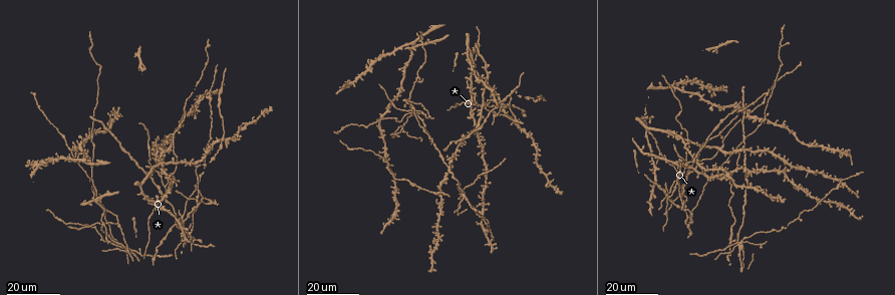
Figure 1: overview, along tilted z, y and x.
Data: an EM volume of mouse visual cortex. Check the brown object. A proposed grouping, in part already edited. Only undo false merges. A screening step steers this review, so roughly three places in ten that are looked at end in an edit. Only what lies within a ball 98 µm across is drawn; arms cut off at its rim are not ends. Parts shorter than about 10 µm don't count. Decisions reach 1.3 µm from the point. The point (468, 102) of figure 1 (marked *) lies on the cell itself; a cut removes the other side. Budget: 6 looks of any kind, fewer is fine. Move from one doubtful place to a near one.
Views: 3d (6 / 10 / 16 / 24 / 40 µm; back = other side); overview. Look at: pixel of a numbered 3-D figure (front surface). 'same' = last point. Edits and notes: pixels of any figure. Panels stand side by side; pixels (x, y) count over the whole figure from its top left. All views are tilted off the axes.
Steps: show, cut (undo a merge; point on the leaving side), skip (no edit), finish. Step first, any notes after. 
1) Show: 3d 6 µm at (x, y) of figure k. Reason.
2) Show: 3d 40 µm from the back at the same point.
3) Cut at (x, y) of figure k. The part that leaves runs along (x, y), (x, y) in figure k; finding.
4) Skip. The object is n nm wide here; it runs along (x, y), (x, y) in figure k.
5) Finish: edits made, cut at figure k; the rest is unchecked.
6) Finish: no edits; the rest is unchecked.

Show: 3d 16 µm at (197, 190) of figure 1. Side arm on a straight run.

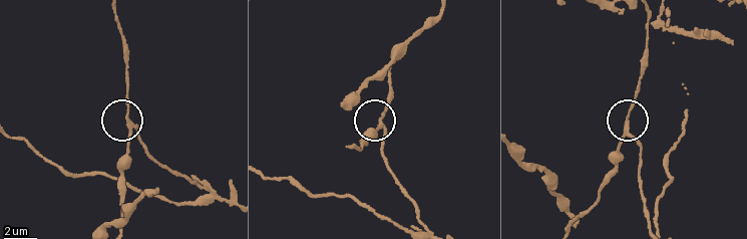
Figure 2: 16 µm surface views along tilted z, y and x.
Show: 3d 10 µm at (130, 128) of figure 2. Closer look.

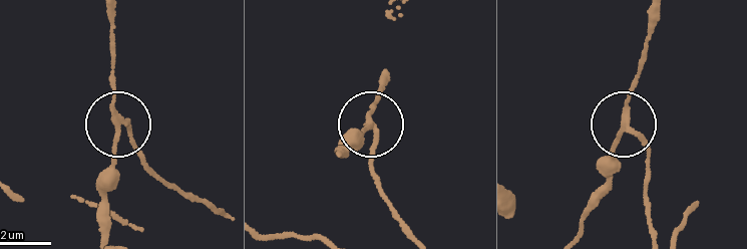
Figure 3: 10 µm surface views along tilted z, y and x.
Cut at (131, 133) of figure 3. The side arm is 60 µm long; the part that leaves runs along (118, 117), (149, 170), (226, 214) in figure 3; two cells meet here.

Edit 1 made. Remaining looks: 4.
Show: overview.

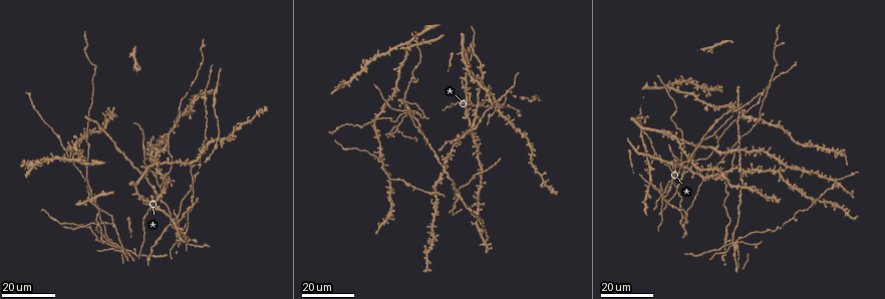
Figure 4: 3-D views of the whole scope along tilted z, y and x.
Show: 3d 24 µm at (184, 163) of figure 4. Small branch off a trunk.

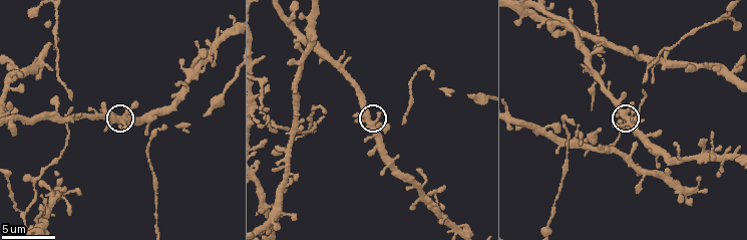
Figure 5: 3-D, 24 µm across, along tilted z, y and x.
Show: 3d 6 µm at (630, 124) of figure 5. Closer look.

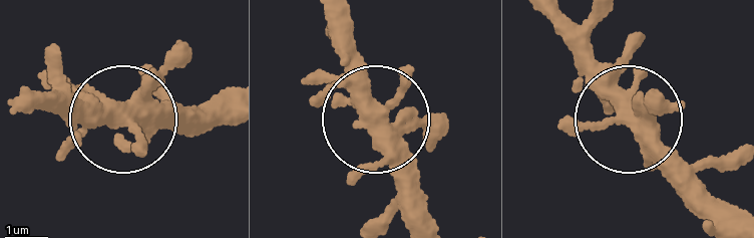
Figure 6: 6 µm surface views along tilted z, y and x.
Skip. The side arm is 53 µm long; 4 arms meet here; all the same cell.

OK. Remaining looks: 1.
Show: 3d 10 µm at (616, 149) of figure 5. Looks like a crossing.

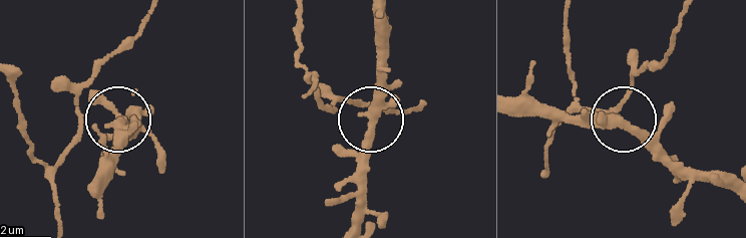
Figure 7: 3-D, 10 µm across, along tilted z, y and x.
Skip. 4 arms meet here; it runs along (310, 89), (319, 75), (323, 104), (367, 116), (376, 58) in figure 7; one cell here.

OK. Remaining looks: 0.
Finish: edits made, cut at figure 3; the rest is unchecked.

